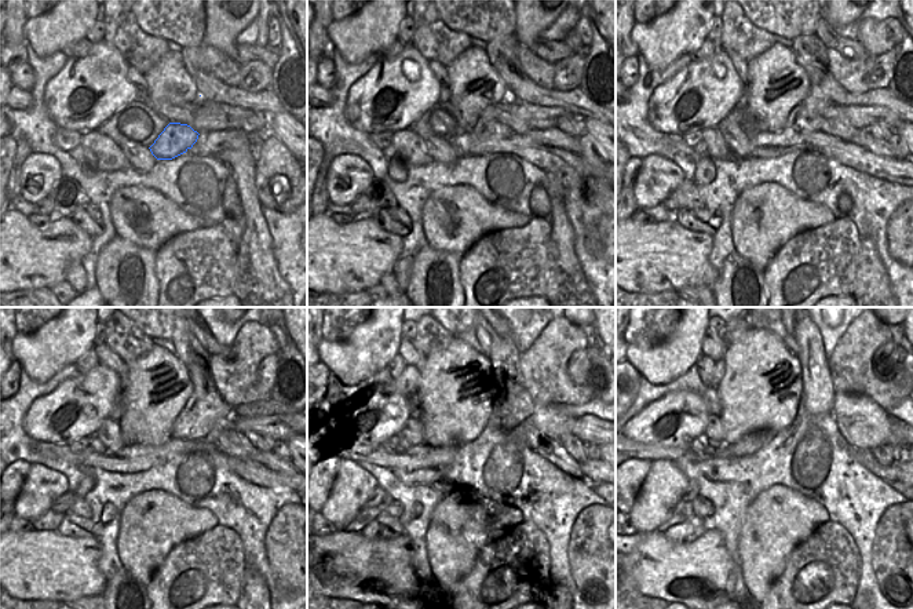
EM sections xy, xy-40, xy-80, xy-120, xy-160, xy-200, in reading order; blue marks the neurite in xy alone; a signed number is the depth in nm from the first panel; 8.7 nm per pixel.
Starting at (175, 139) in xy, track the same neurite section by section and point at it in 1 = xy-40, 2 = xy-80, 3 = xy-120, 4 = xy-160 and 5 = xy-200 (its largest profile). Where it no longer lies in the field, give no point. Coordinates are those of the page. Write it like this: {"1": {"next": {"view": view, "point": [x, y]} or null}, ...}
{"1": {"next": {"view": "xy-40", "point": [486, 128]}}, "2": {"next": {"view": "xy-80", "point": [807, 117]}}, "3": {"next": {"view": "xy-120", "point": [205, 407]}}, "4": {"next": {"view": "xy-160", "point": [512, 405]}}, "5": {"next": {"view": "xy-200", "point": [818, 393]}}}

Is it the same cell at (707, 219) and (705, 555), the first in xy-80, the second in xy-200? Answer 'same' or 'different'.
different

